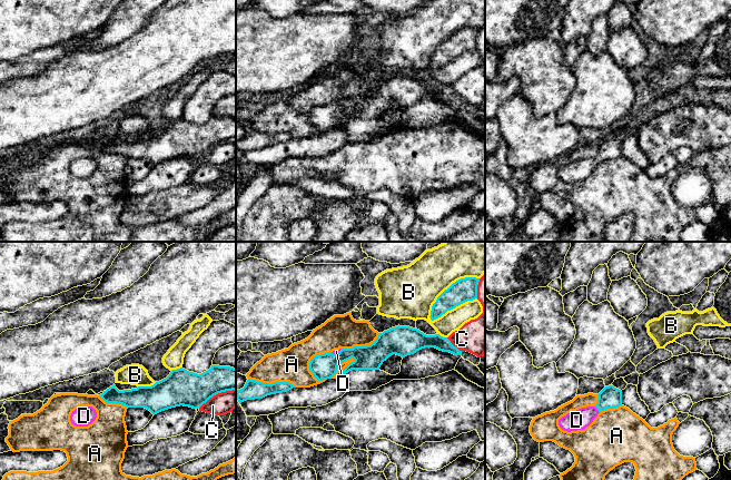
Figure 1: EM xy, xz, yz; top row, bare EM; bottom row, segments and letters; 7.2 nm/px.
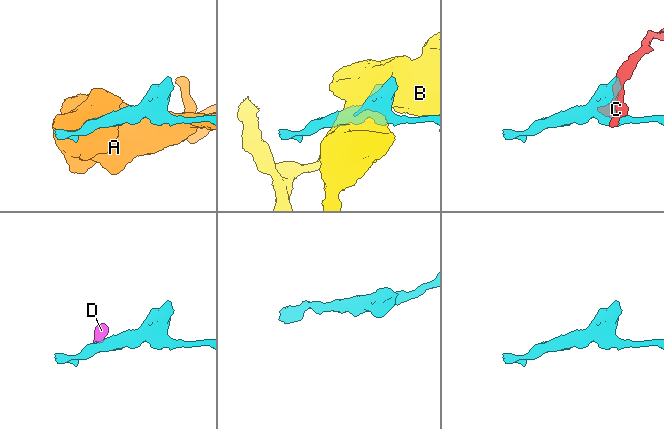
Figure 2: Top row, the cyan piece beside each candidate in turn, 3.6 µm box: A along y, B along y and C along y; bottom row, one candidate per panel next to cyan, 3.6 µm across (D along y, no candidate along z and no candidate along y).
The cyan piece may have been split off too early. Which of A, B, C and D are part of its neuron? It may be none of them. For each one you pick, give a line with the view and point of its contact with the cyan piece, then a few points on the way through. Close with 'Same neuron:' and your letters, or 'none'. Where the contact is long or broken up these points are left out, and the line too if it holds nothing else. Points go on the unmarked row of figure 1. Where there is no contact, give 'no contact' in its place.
D: meets cyan in yz at (598, 160); runs through yz (609, 148), (598, 160), (576, 170)
Same neuron: D

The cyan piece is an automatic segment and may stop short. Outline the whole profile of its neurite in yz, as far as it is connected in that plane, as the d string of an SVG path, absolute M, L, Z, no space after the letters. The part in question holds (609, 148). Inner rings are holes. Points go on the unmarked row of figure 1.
M613 136L605 137L597 147L599 149L595 157L581 158L562 167L559 170L560 178L567 183L584 180L601 161L622 156L622 141Z

